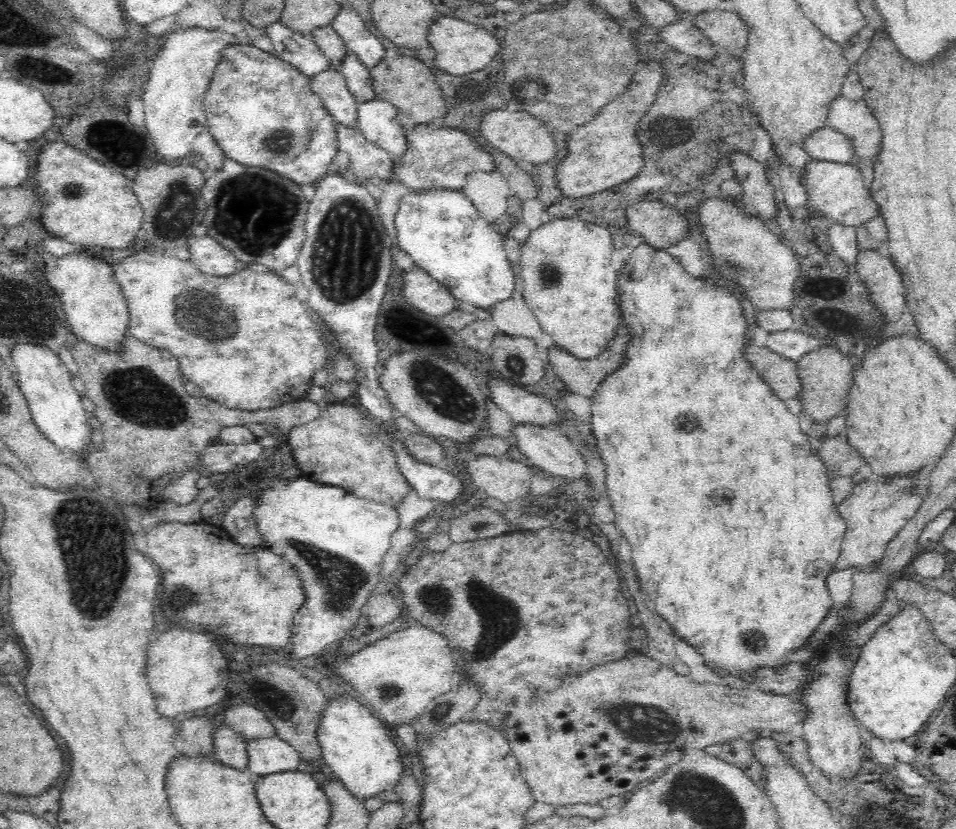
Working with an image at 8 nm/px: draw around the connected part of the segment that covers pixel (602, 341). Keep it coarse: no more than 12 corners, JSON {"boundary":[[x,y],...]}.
{"boundary":[[552,219],[521,246],[526,304],[553,345],[616,337],[610,230]]}

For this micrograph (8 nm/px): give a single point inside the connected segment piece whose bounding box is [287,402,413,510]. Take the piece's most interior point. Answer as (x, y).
(342, 447)

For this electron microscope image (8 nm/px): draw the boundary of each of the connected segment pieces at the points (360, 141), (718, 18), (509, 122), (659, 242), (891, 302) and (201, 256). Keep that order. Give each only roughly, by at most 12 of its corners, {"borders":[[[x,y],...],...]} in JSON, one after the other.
{"borders":[[[335,124],[357,180],[392,179],[390,153],[358,128]],[[734,10],[694,15],[721,51],[743,58],[749,30]],[[490,110],[487,149],[534,164],[554,158],[548,127],[528,111]],[[660,198],[624,210],[626,227],[657,249],[688,236],[688,221]],[[859,251],[854,267],[888,326],[906,307],[891,255]],[[190,236],[188,248],[200,272],[230,276],[239,265],[210,236]]]}

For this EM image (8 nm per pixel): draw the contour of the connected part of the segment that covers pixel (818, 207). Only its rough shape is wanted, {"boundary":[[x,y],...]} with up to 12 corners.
{"boundary":[[810,160],[804,212],[858,227],[879,213],[852,163]]}

